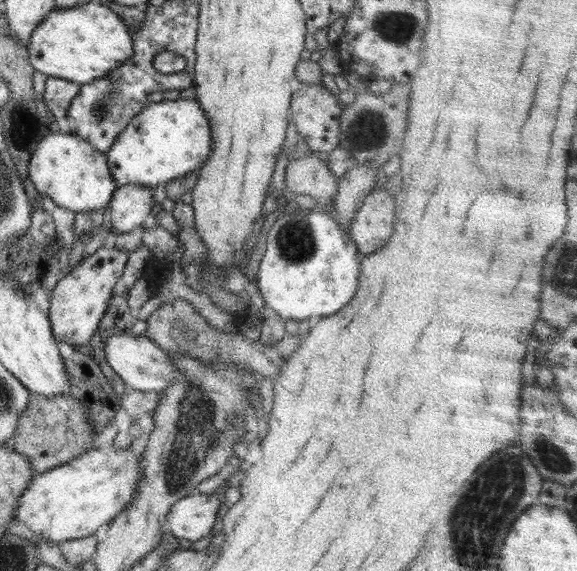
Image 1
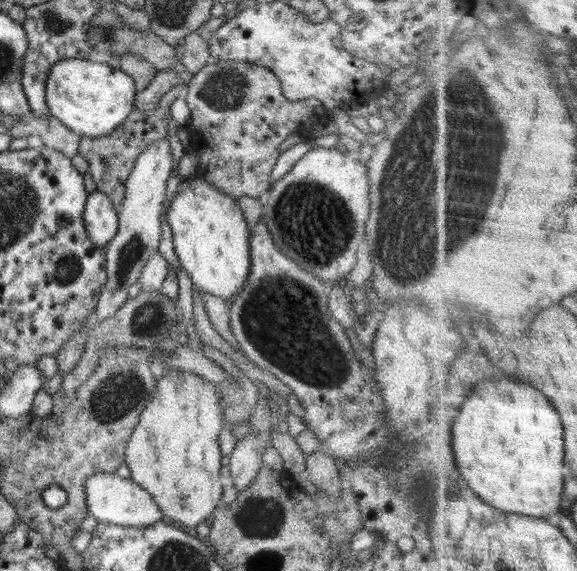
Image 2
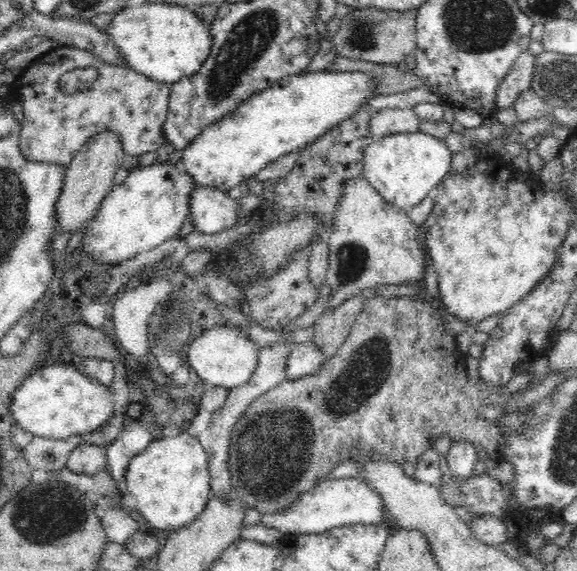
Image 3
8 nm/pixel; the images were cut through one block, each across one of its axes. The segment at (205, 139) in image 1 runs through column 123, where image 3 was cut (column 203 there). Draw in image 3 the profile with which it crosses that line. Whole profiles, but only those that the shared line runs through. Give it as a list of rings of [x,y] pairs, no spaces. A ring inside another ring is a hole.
[[[315,71],[290,75],[274,82],[258,94],[252,94],[246,102],[242,102],[234,112],[224,114],[224,118],[214,120],[206,126],[186,148],[179,165],[184,172],[194,177],[195,184],[210,186],[221,191],[228,191],[240,182],[254,177],[263,168],[284,154],[294,150],[302,150],[318,138],[324,136],[328,130],[338,126],[338,122],[356,114],[356,110],[376,97],[376,81],[370,74],[358,71]]]

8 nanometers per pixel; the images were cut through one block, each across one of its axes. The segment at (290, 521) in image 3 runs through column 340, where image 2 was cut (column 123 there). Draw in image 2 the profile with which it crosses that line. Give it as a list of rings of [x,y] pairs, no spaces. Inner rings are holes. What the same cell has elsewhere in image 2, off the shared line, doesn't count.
[[[100,471],[92,473],[85,480],[86,505],[89,514],[100,523],[110,523],[123,527],[143,527],[165,520],[152,495],[138,486],[132,479],[120,477],[117,473]]]

